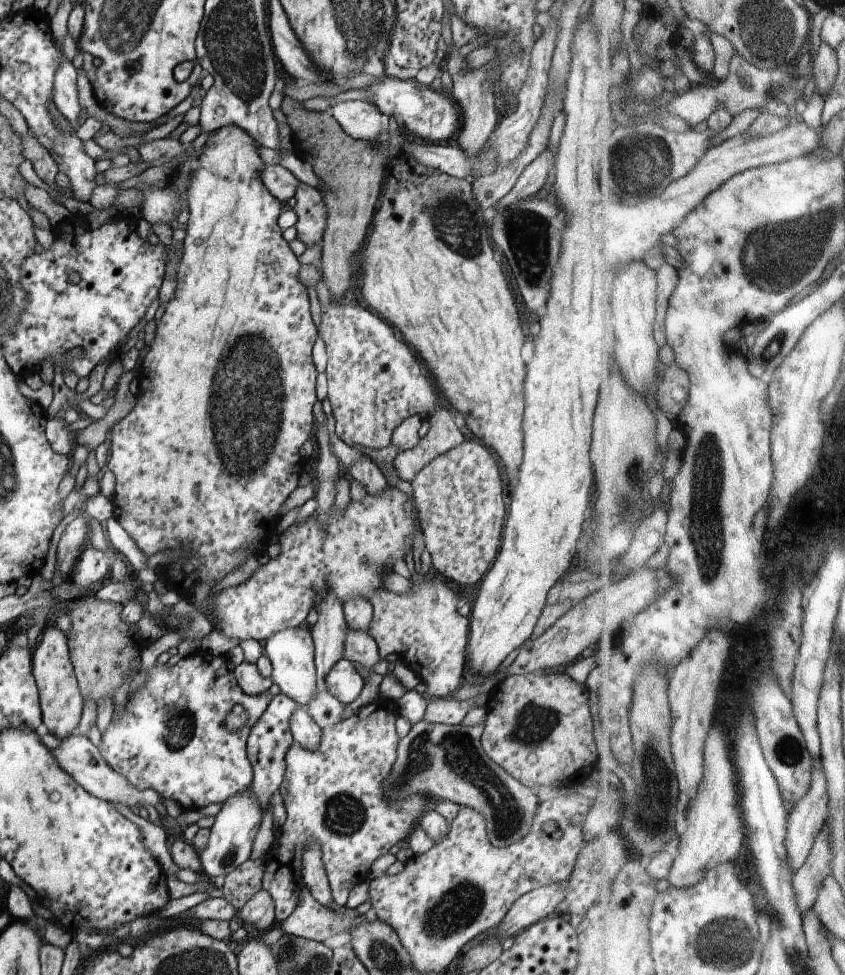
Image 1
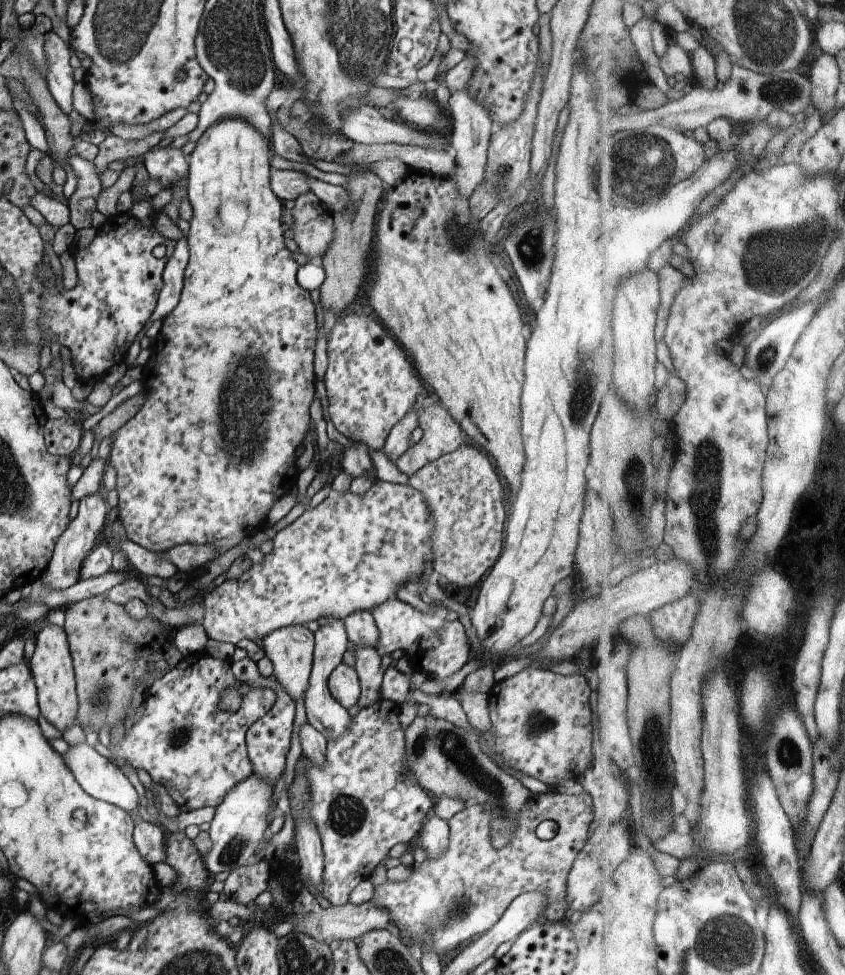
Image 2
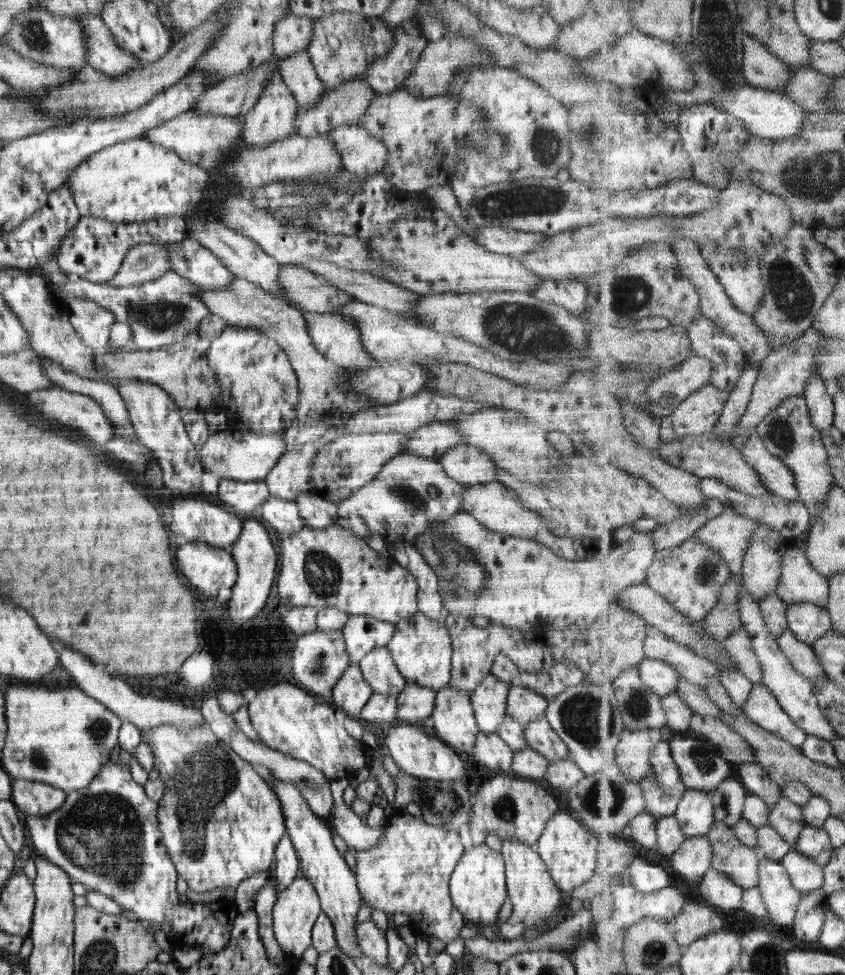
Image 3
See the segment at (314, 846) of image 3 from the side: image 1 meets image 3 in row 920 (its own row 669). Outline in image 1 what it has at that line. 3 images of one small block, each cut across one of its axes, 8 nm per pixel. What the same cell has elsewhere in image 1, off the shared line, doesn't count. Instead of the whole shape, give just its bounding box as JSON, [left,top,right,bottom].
[325,658,364,706]

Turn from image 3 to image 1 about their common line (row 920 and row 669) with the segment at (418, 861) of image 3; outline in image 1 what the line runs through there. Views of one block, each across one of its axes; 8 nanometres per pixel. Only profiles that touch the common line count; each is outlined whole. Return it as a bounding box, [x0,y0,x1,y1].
[368,571,469,698]

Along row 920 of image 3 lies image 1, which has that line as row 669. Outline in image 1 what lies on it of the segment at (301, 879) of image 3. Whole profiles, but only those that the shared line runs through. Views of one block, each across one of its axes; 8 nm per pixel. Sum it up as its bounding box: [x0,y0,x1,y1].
[263,625,317,705]

